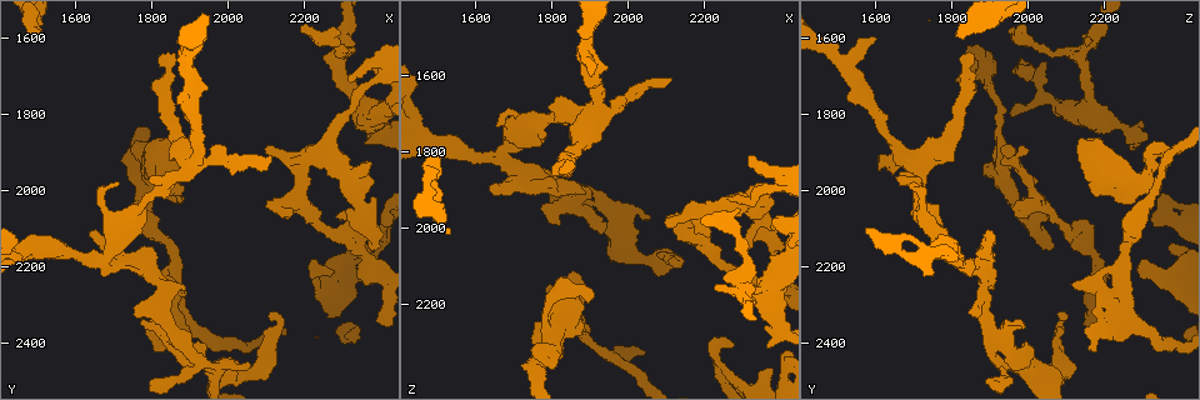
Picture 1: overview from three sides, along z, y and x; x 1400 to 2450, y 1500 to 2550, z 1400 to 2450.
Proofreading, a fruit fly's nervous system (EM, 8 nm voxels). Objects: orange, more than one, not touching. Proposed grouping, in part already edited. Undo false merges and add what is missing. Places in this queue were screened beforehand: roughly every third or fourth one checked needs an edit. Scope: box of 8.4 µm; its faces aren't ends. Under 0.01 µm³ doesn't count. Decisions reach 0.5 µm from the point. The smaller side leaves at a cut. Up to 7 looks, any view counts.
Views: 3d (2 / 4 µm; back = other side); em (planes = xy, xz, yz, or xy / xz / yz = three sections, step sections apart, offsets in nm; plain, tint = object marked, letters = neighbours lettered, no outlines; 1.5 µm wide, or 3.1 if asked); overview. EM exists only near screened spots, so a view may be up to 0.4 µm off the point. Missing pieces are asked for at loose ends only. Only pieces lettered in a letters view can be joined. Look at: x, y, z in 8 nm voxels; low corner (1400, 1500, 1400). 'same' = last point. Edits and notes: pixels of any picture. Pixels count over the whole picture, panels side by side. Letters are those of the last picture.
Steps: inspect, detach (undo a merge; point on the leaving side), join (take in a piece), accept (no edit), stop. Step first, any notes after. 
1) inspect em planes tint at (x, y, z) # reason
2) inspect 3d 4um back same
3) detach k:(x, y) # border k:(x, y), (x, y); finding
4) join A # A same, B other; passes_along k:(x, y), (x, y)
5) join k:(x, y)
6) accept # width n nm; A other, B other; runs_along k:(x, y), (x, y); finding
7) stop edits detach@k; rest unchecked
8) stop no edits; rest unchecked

inspect em xz step 8 tint at (1485, 1600, 1820) # branch stops here

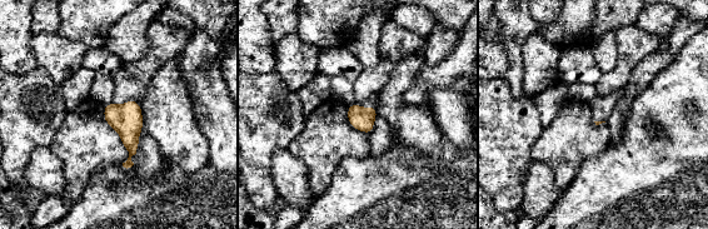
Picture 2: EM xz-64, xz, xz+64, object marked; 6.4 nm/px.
inspect em planes letters same

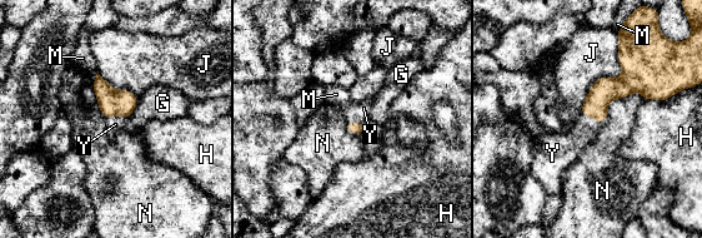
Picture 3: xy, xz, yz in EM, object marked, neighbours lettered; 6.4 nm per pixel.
join Y # G other, H other, J other, M other, N other, Y same; passes_along 3:(121, 103), (116, 115), (115, 124); the neuron continues

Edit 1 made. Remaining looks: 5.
inspect overview # see it whole again

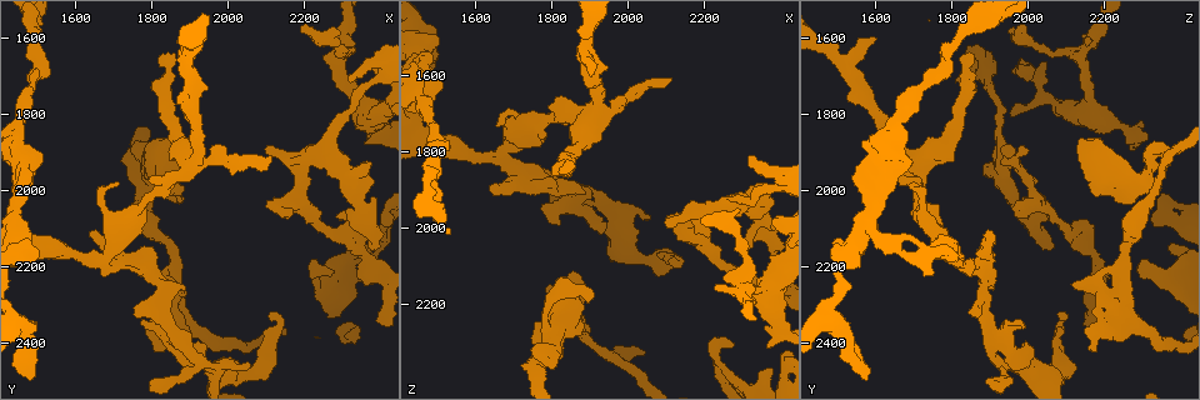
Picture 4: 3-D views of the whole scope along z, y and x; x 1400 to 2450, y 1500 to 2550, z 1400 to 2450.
inspect 3d 2um back at (2355, 2110, 2170) # free end

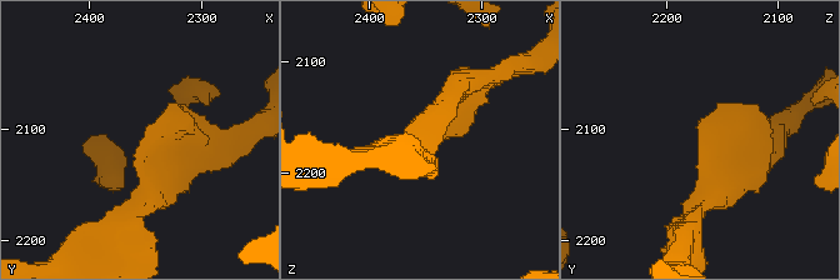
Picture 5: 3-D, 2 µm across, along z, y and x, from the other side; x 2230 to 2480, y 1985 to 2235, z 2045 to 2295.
inspect em xz step 8 tint at (2352, 2108, 2168)

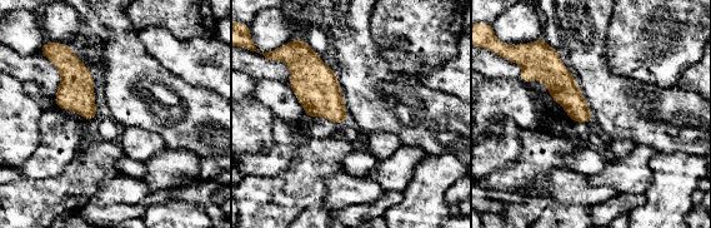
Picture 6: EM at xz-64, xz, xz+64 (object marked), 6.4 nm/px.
inspect em planes letters same # cut it another way

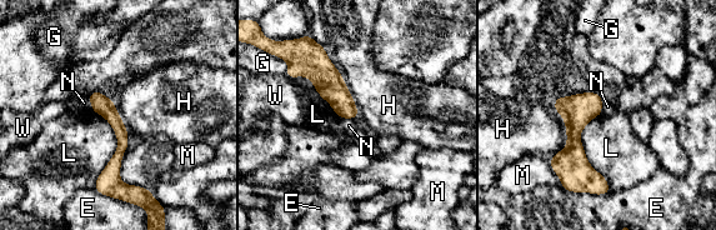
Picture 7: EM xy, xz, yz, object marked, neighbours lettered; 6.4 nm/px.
accept # E other, G other, H other, L other, M other, N other, W other; runs_along 7:(96, 94), (121, 133), (111, 189); none of them fits

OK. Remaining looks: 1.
stop edits join@3; rest unchecked

